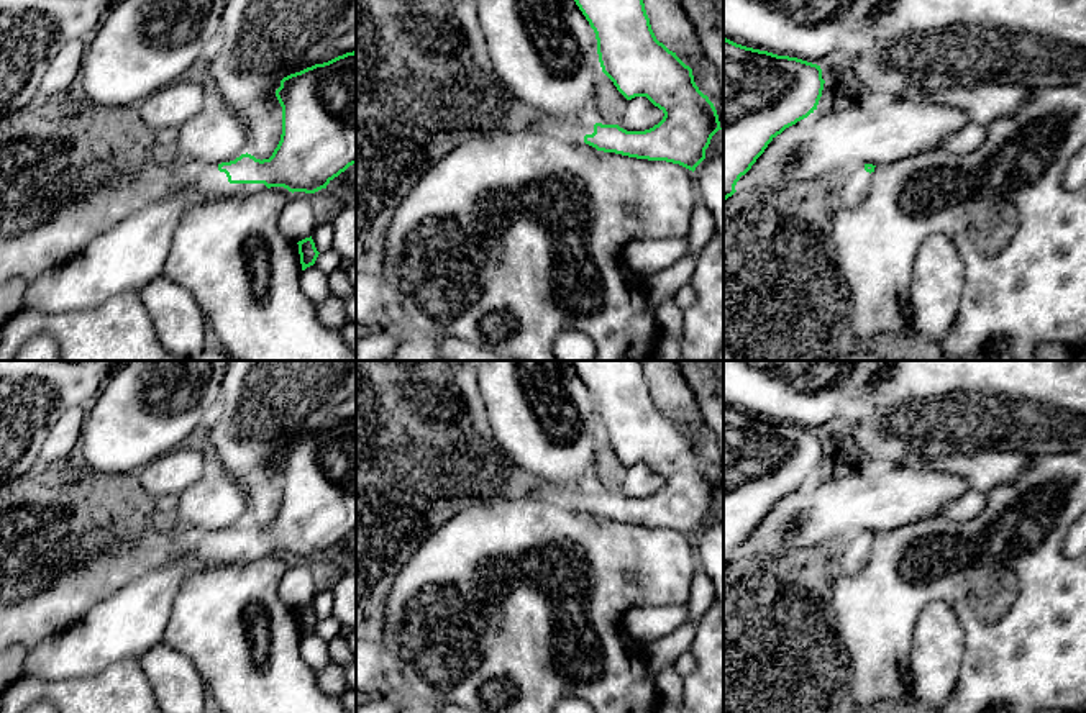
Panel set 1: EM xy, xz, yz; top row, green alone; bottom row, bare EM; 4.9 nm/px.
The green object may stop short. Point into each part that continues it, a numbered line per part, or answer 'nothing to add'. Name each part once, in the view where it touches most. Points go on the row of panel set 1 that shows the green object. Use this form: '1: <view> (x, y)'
1: xy (128, 256)

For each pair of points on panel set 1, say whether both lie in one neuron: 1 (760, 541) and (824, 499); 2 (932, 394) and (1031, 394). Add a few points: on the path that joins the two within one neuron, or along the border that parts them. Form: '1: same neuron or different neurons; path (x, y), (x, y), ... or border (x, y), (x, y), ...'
1: same neuron; path (776, 530), (793, 513), (807, 510)
2: same neuron; path (957, 394), (1006, 394)

